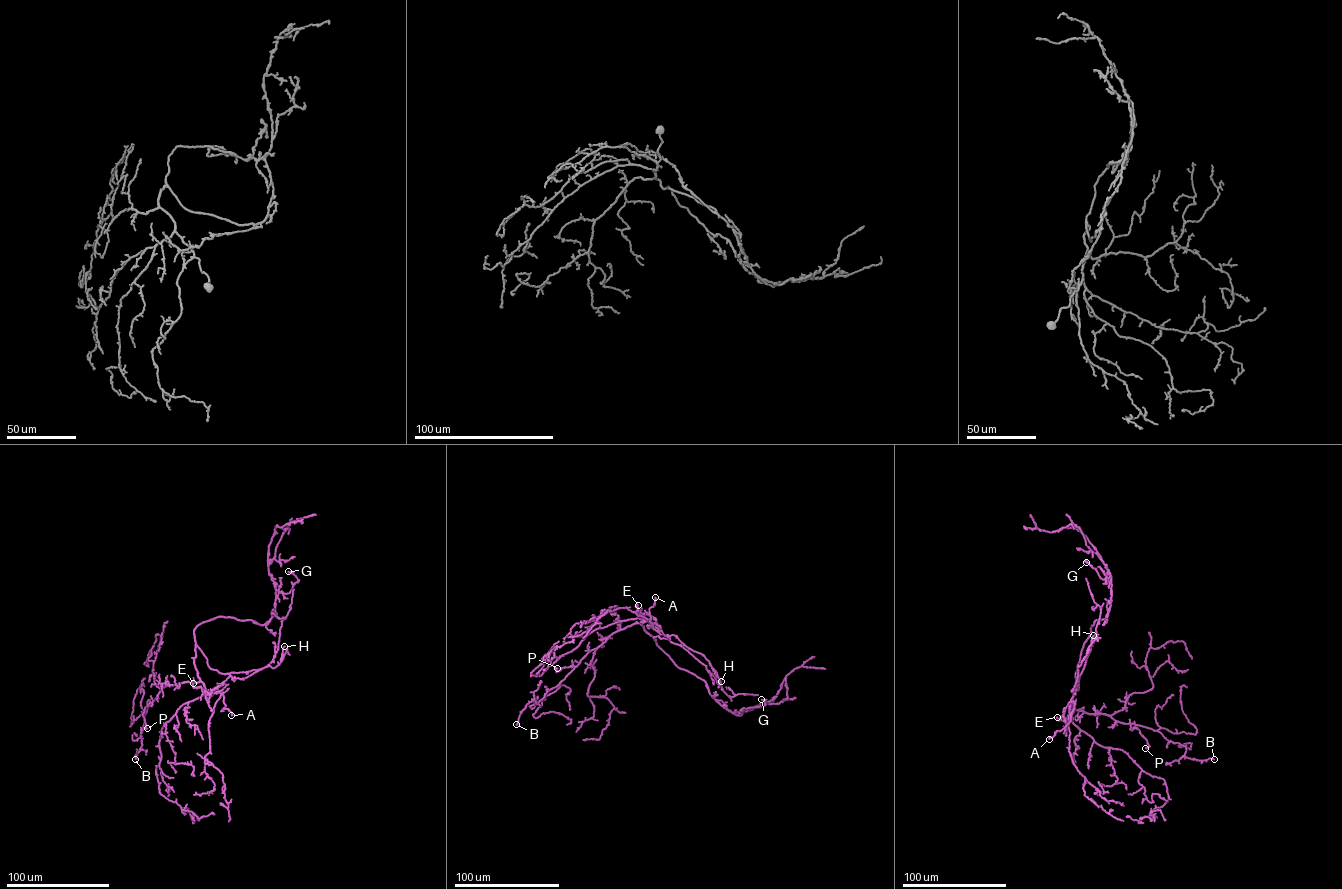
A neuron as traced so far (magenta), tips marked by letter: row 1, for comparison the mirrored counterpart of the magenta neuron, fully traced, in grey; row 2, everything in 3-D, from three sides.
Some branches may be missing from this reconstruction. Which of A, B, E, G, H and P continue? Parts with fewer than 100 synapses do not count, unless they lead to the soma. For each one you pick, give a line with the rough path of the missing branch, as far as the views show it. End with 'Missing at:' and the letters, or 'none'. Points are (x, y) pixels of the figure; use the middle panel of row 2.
Missing at: A

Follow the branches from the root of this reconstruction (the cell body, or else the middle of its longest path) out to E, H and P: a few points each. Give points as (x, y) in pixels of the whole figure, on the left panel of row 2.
E: (195, 651), (194, 666), (208, 702), (210, 694), (201, 687), (194, 687), (193, 683)
H: (195, 651), (195, 645), (211, 668), (241, 679), (269, 666), (277, 665), (284, 646)
P: (195, 651), (194, 664), (199, 681), (162, 688), (144, 708), (143, 716), (147, 728)

